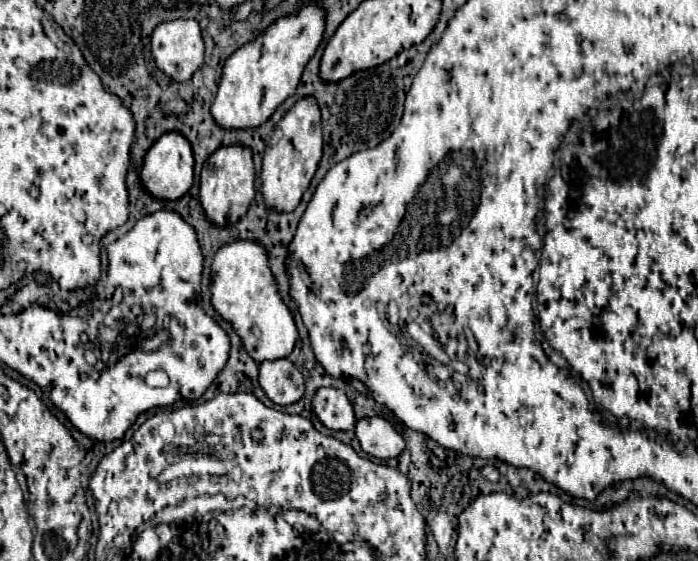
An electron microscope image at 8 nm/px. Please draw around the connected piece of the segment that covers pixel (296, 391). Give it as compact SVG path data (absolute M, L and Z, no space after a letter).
M288 359L260 363L260 387L276 405L290 405L304 397L304 377Z

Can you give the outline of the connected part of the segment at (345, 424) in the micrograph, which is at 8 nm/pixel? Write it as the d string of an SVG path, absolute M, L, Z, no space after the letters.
M334 387L318 389L312 399L312 407L314 407L314 413L318 415L318 419L328 429L350 431L356 425L352 403L348 401L348 397L342 389L334 389Z

